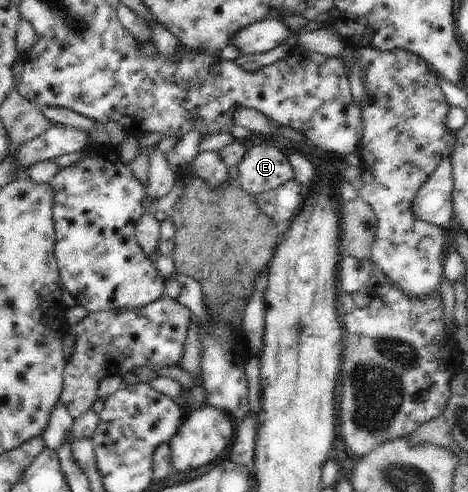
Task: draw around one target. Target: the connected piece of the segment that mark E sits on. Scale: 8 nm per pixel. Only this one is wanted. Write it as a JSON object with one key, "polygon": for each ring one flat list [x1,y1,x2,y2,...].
{"polygon":[[261,140,246,152,237,167,238,185,255,196,279,188,294,178,294,168,287,156]]}

